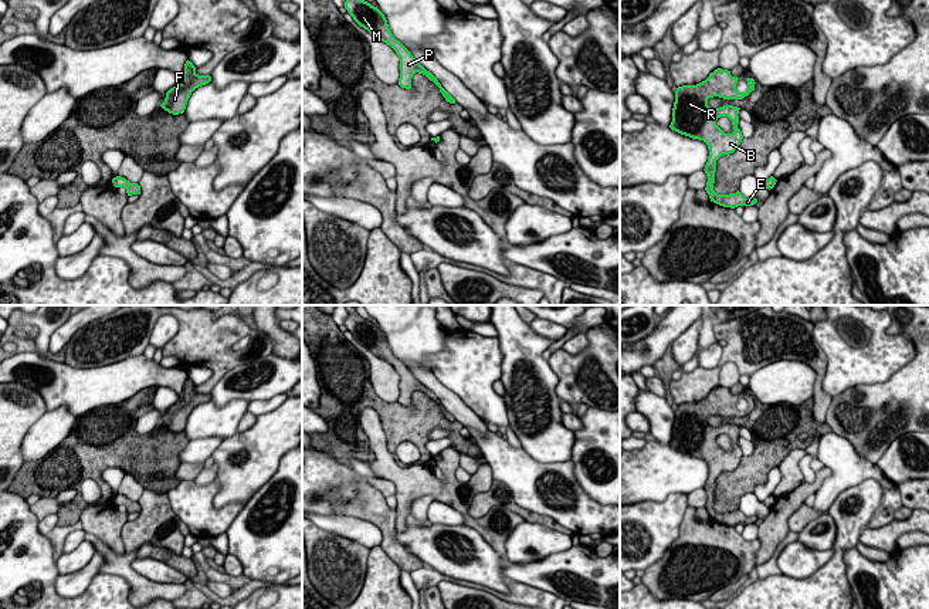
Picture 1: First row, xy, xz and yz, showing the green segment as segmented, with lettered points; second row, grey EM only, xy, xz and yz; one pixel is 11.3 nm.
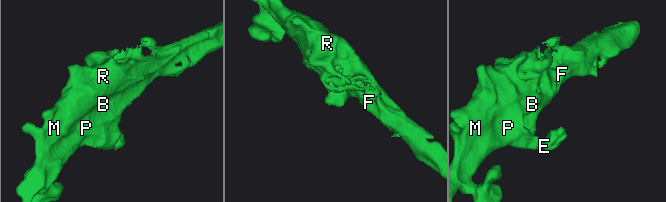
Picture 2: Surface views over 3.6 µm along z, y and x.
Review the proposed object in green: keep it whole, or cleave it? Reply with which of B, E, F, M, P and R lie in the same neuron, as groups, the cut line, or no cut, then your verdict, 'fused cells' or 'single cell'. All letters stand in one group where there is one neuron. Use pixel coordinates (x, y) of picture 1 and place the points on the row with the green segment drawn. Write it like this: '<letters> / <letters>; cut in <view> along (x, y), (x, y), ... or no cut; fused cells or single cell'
B E F M P R; no cut; single cell

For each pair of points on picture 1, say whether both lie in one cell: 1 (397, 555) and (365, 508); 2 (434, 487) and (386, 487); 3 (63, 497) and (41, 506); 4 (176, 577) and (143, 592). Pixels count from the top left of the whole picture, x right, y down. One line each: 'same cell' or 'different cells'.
1: same cell
2: different cells
3: same cell
4: different cells

